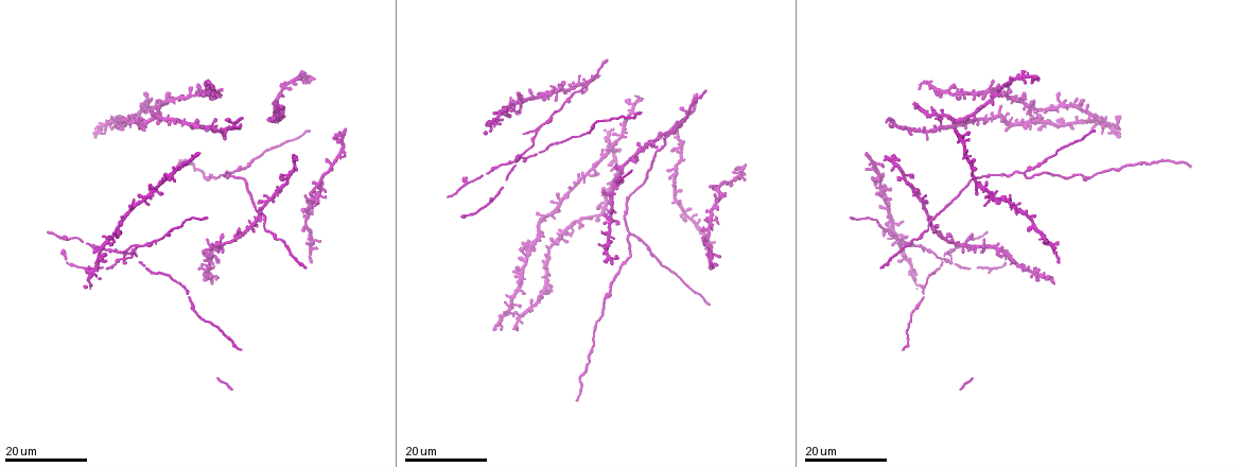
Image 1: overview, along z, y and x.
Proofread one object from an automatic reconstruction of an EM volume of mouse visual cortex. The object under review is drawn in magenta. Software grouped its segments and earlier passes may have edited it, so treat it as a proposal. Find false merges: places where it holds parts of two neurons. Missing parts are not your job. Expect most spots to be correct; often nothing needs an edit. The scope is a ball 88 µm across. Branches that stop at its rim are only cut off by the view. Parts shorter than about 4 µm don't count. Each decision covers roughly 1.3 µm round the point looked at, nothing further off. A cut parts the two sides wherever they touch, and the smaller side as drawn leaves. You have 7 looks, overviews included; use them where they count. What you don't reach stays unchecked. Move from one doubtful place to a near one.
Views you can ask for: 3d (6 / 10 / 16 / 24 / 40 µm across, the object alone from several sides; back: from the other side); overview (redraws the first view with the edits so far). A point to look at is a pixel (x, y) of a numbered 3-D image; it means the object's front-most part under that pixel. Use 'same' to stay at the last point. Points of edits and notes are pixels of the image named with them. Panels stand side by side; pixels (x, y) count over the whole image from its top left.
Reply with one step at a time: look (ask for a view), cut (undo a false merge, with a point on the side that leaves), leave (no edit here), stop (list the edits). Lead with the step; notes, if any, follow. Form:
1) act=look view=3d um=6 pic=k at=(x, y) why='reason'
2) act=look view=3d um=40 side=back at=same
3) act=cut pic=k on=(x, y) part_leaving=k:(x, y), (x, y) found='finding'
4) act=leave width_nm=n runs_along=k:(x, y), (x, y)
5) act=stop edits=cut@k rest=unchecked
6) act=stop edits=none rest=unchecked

act=look view=3d um=16 pic=1 at=(1025, 173) why='thin arm on a thick one'

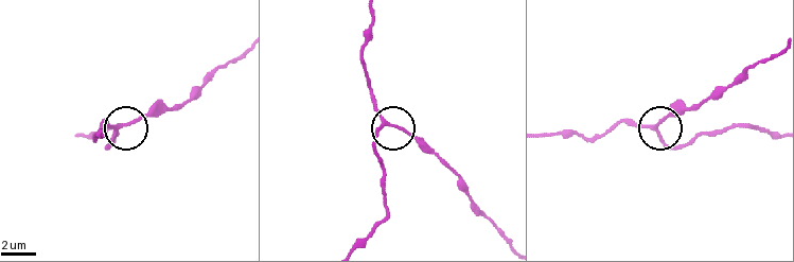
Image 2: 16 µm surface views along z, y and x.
act=look view=3d um=6 pic=2 at=(115, 129) why='closer look'

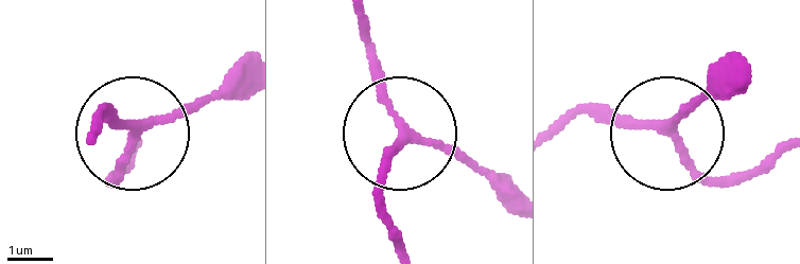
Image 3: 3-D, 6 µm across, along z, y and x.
act=leave runs_along=3:(90, 136), (102, 112), (148, 128), (224, 83) found='all the same neuron'

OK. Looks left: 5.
act=look view=3d um=24 pic=1 at=(985, 249) why='looks like a crossing'

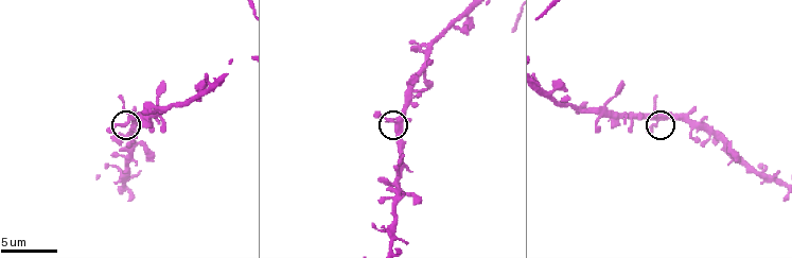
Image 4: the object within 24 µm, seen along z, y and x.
act=look view=3d um=10 pic=4 at=(657, 118)

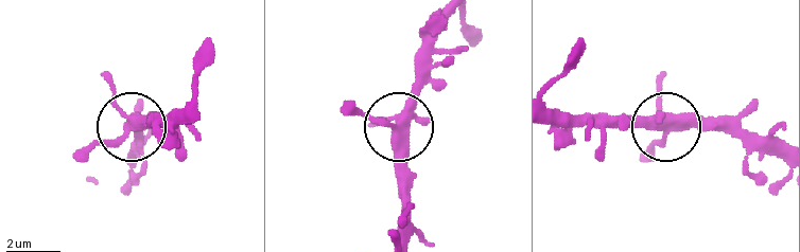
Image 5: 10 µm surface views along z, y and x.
act=leave width_nm=350 runs_along=5:(553, 110), (676, 128), (735, 128) found='all the same neuron'

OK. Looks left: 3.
act=look view=3d um=10 pic=4 at=(215, 83) why='four or more arms meet'

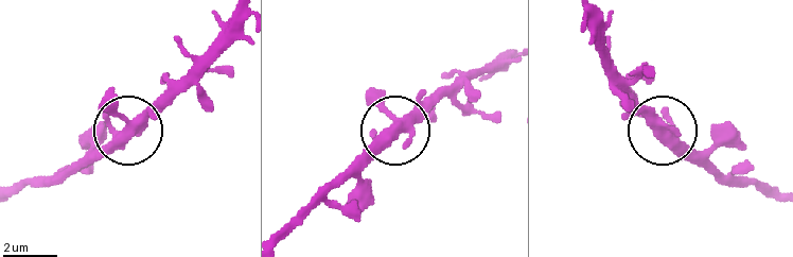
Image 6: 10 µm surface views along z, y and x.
act=leave arms=5 runs_along=6:(508, 51), (412, 106), (347, 172) found='one neuron here'

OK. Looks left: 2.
act=look view=3d um=16 pic=1 at=(258, 219) why='a fork'

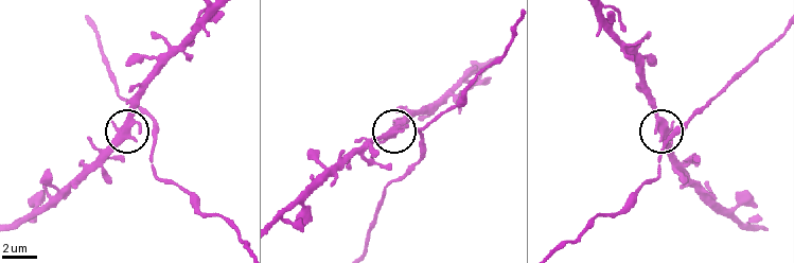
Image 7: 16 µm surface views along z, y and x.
act=look view=3d um=6 pic=7 at=(127, 134)

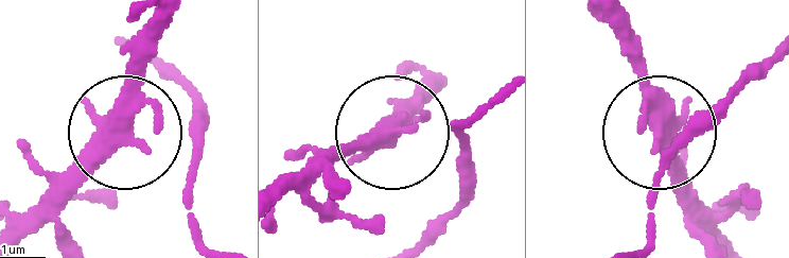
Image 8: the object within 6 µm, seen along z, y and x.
act=leave width_nm=350 runs_along=8:(171, 17), (133, 119), (31, 229) found='all the same neuron'

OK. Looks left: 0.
act=stop edits=none rest=unchecked

